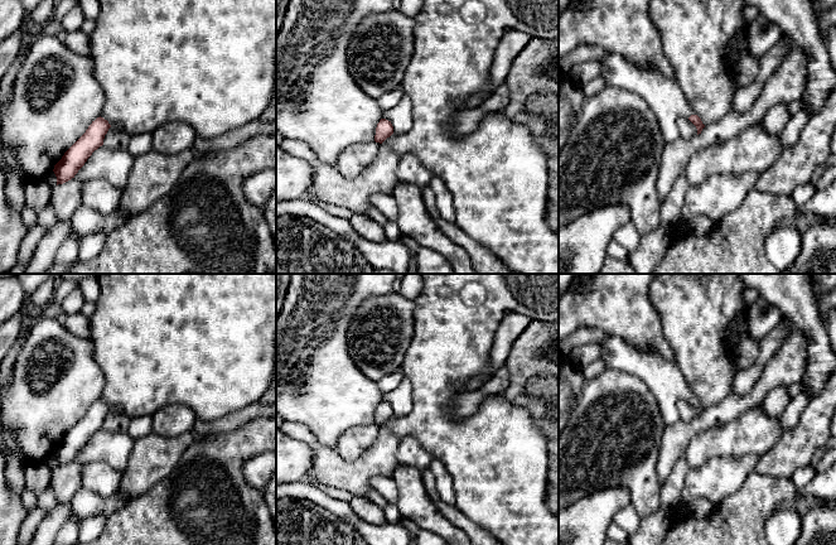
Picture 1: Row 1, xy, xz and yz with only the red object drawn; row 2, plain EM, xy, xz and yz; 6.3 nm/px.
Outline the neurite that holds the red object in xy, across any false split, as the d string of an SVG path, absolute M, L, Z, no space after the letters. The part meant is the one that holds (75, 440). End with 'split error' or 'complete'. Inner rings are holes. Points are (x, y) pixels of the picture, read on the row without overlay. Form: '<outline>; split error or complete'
M97 400L86 415L64 435L54 448L57 468L63 467L78 455L95 433L103 428L105 418L111 407L103 400Z; complete

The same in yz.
M609 336L596 344L601 348L600 358L607 368L619 370L642 378L657 399L663 416L665 428L680 420L677 402L687 400L701 416L705 407L687 386L681 371L675 363L654 352L642 352L625 341Z; split error

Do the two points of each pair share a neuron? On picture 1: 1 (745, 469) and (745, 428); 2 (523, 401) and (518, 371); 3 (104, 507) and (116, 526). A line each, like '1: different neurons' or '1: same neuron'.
1: different neurons
2: same neuron
3: different neurons

